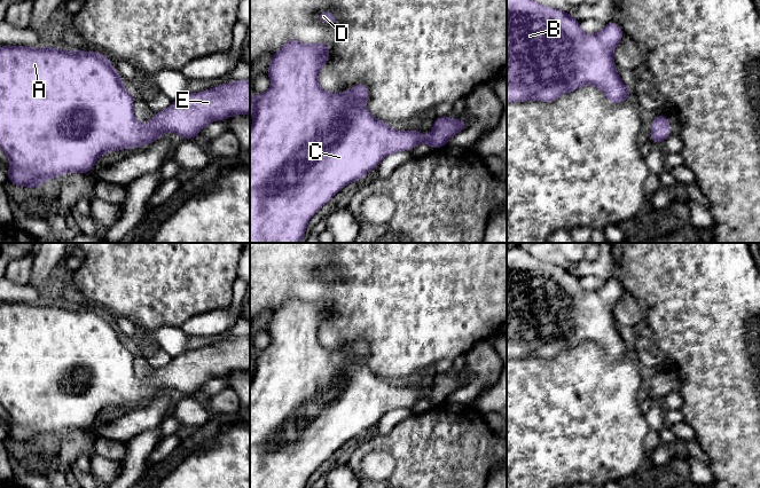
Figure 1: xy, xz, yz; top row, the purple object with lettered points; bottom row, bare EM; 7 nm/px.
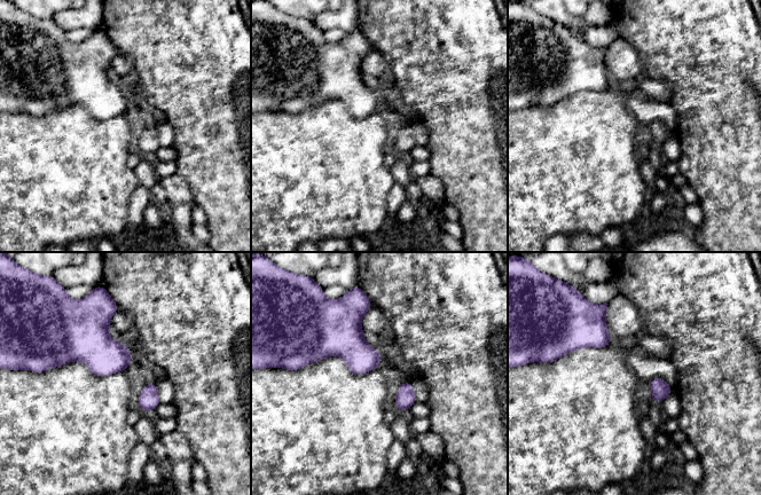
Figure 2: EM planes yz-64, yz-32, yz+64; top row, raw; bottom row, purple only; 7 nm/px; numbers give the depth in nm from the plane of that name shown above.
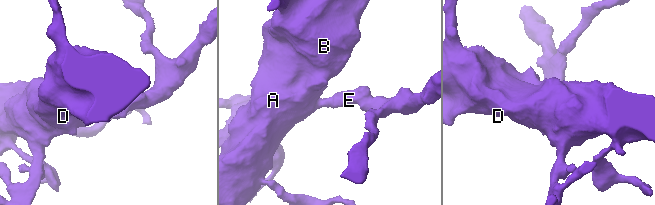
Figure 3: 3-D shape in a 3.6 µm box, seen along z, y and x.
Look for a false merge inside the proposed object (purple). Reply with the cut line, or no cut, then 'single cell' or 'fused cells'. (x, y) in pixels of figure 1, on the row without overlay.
cut none; single cell

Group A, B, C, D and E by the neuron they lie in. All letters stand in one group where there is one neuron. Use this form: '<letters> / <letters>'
A B C D E

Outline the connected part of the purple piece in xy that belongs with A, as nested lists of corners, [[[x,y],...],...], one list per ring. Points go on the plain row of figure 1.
[[[0,302],[0,404],[10,418],[6,427],[8,438],[36,447],[45,438],[62,431],[87,431],[104,409],[148,402],[164,388],[196,395],[211,378],[235,371],[250,371],[250,337],[237,337],[199,349],[186,351],[173,357],[166,367],[154,370],[148,381],[140,380],[133,369],[135,352],[124,345],[123,338],[110,316],[95,307],[68,309],[53,304]]]

